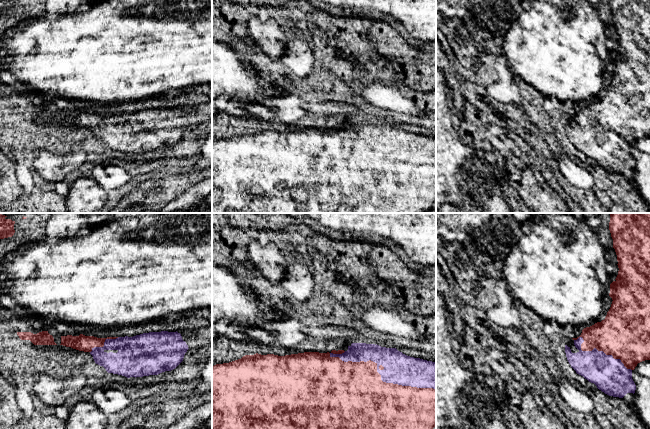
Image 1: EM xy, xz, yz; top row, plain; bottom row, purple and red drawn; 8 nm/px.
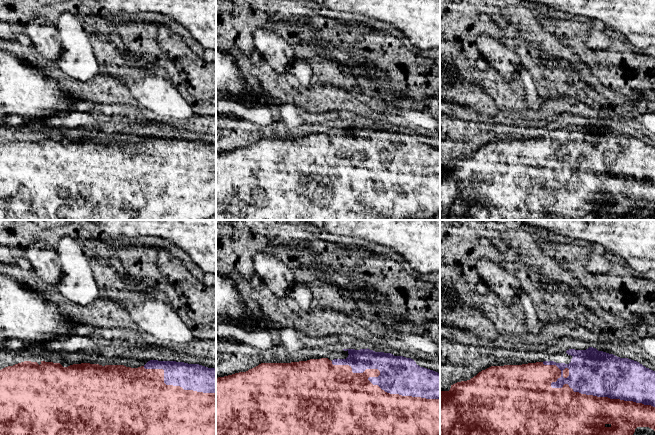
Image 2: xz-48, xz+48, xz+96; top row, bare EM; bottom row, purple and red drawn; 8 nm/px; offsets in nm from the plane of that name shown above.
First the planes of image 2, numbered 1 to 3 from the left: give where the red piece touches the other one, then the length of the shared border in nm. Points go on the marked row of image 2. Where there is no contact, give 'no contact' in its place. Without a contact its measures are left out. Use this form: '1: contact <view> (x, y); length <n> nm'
1: contact xz-48 (174, 385); length 600 nm
2: contact xz+48 (371, 382); length 900 nm
3: contact xz+96 (585, 393); length 950 nm

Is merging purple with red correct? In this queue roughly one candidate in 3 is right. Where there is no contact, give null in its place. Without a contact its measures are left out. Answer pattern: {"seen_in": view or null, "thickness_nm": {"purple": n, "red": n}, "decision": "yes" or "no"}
{"seen_in": "xz", "thickness_nm": {"purple": 240, "red": 480}, "decision": "yes"}

